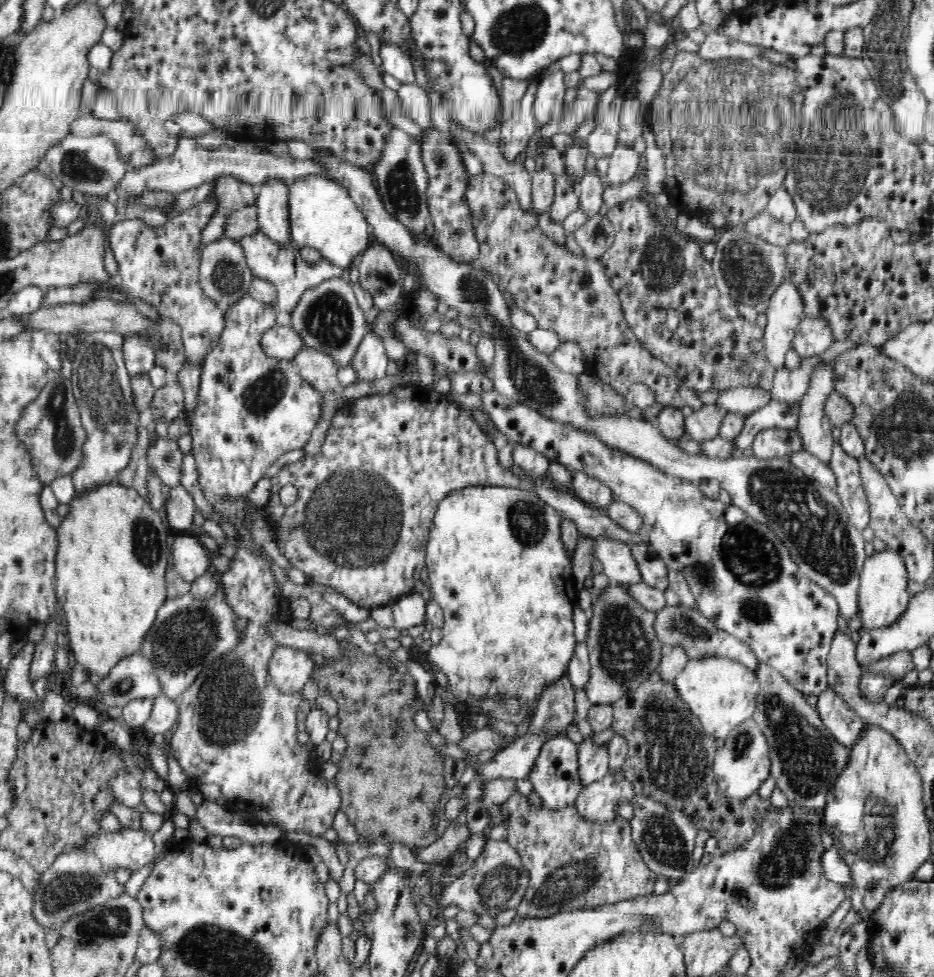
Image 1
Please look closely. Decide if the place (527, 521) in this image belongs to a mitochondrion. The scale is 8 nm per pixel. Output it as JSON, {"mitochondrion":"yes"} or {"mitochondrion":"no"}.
{"mitochondrion":"yes"}

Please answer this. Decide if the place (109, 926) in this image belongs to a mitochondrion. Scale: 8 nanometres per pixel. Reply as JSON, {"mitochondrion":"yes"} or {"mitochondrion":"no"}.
{"mitochondrion":"yes"}

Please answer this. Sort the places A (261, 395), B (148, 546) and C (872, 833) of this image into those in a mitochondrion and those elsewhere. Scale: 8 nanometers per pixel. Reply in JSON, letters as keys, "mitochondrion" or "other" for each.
{"A":"mitochondrion","B":"mitochondrion","C":"mitochondrion"}

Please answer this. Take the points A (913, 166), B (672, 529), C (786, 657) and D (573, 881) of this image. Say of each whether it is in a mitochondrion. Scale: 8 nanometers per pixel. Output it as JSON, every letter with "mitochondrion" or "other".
{"A":"other","B":"other","C":"other","D":"mitochondrion"}

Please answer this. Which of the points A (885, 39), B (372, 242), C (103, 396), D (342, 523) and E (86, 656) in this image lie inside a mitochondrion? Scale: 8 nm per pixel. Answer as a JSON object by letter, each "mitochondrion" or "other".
{"A":"mitochondrion","B":"other","C":"mitochondrion","D":"mitochondrion","E":"other"}

